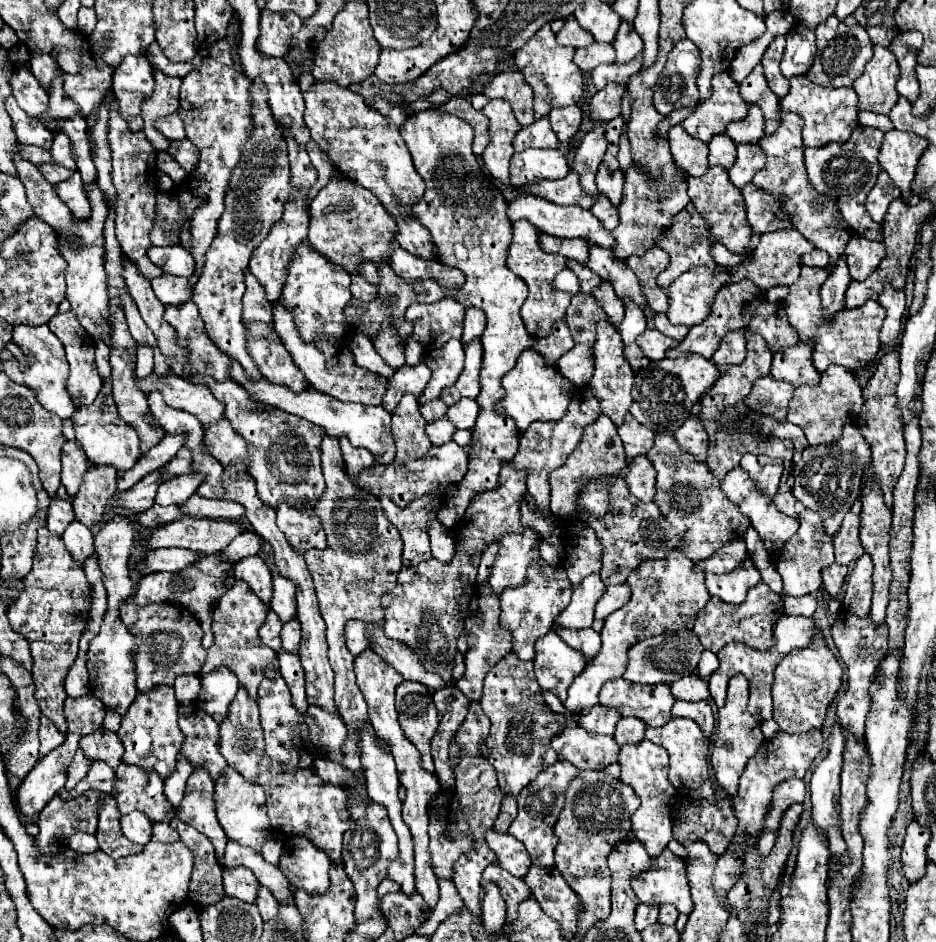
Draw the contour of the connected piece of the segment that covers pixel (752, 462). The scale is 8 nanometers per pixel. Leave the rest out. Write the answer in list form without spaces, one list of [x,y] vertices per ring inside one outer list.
[[[744,455],[744,463],[742,463],[744,471],[750,473],[750,477],[754,479],[756,487],[760,491],[764,491],[766,495],[774,495],[778,491],[778,481],[782,475],[782,465],[776,463],[760,463],[756,455]]]

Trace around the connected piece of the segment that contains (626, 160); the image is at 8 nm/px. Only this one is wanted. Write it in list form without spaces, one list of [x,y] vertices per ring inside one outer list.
[[[624,133],[624,135],[622,135],[622,139],[620,139],[618,161],[620,161],[620,169],[622,169],[622,171],[624,171],[626,167],[630,167],[630,165],[632,165],[632,153],[630,153],[630,143],[628,143],[626,133]]]

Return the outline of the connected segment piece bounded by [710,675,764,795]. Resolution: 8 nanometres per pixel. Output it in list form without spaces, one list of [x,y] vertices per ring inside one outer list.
[[[734,675],[728,683],[726,705],[718,711],[716,739],[714,739],[714,747],[710,755],[716,781],[722,789],[728,791],[728,795],[736,795],[738,779],[744,773],[748,759],[758,751],[762,743],[764,743],[764,737],[760,731],[760,723],[748,713],[748,679],[744,679],[744,675]]]

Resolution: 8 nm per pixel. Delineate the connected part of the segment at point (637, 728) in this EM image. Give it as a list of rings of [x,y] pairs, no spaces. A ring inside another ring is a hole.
[[[622,717],[616,725],[616,733],[614,733],[614,739],[616,743],[622,747],[626,743],[640,743],[644,739],[644,731],[646,731],[646,725],[636,719],[636,717]]]

